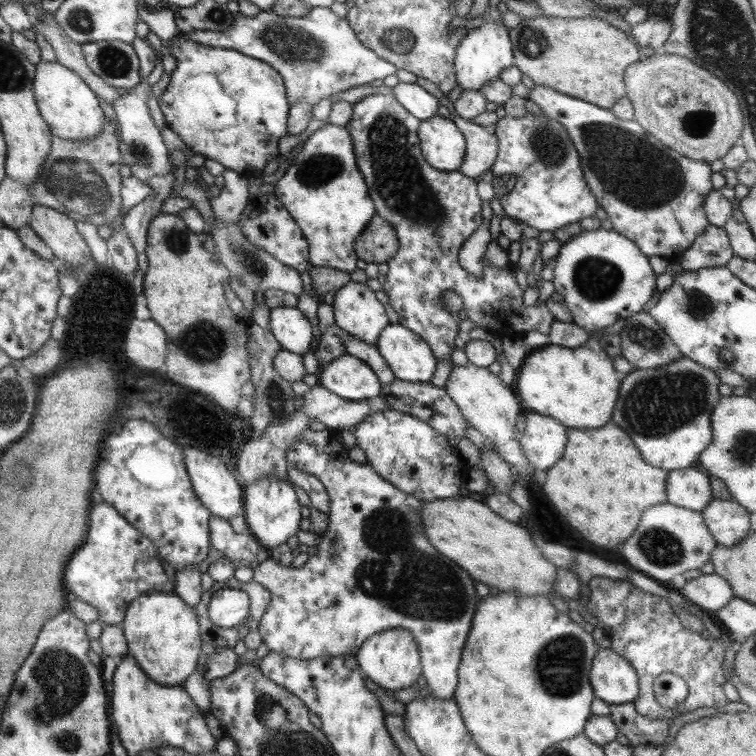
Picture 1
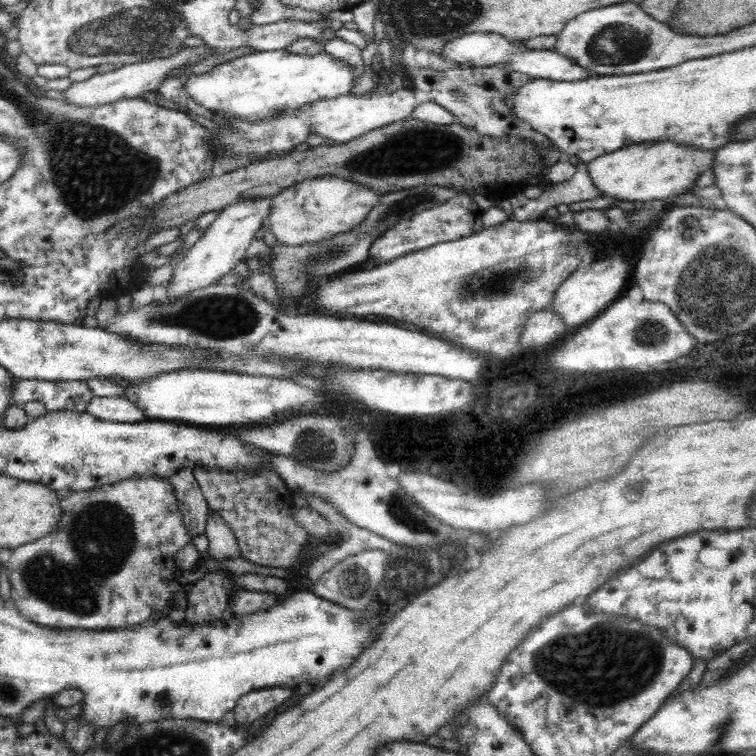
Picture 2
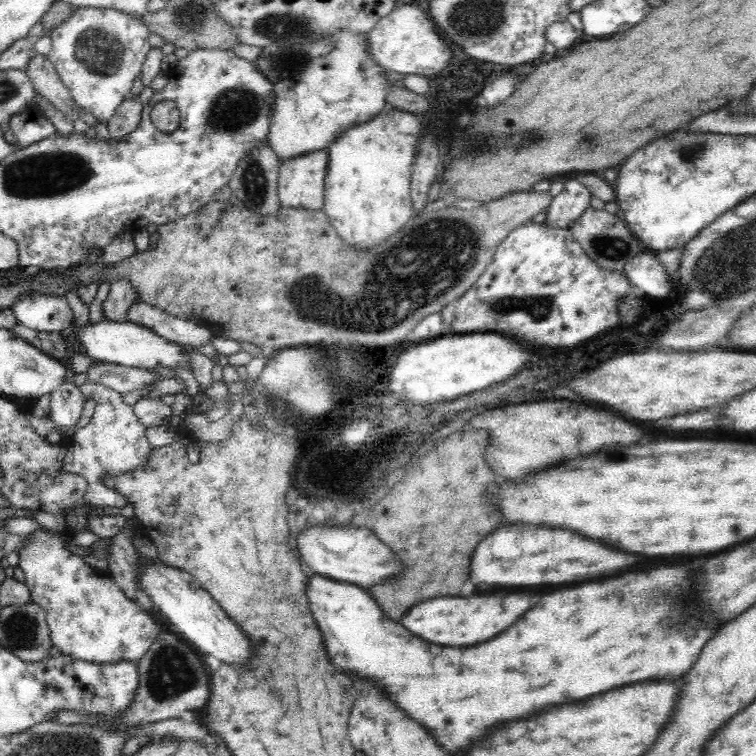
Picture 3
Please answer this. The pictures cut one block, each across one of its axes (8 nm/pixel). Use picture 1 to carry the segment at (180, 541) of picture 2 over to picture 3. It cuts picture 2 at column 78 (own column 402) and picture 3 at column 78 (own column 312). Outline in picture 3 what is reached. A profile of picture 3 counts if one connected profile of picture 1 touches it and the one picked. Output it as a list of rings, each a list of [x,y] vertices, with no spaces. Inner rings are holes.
[[[91,380],[79,387],[87,400],[94,400],[94,413],[89,424],[71,436],[70,446],[65,448],[61,471],[63,474],[76,474],[86,480],[88,505],[124,507],[128,504],[126,497],[108,488],[104,480],[144,470],[155,448],[146,438],[146,428],[134,415],[132,405],[124,401],[122,394]],[[39,526],[22,540],[16,570],[30,590],[31,602],[46,613],[53,646],[86,662],[139,661],[154,642],[159,624],[150,613],[139,611],[110,574],[92,568],[72,553],[68,549],[70,536],[52,536],[43,528]]]

